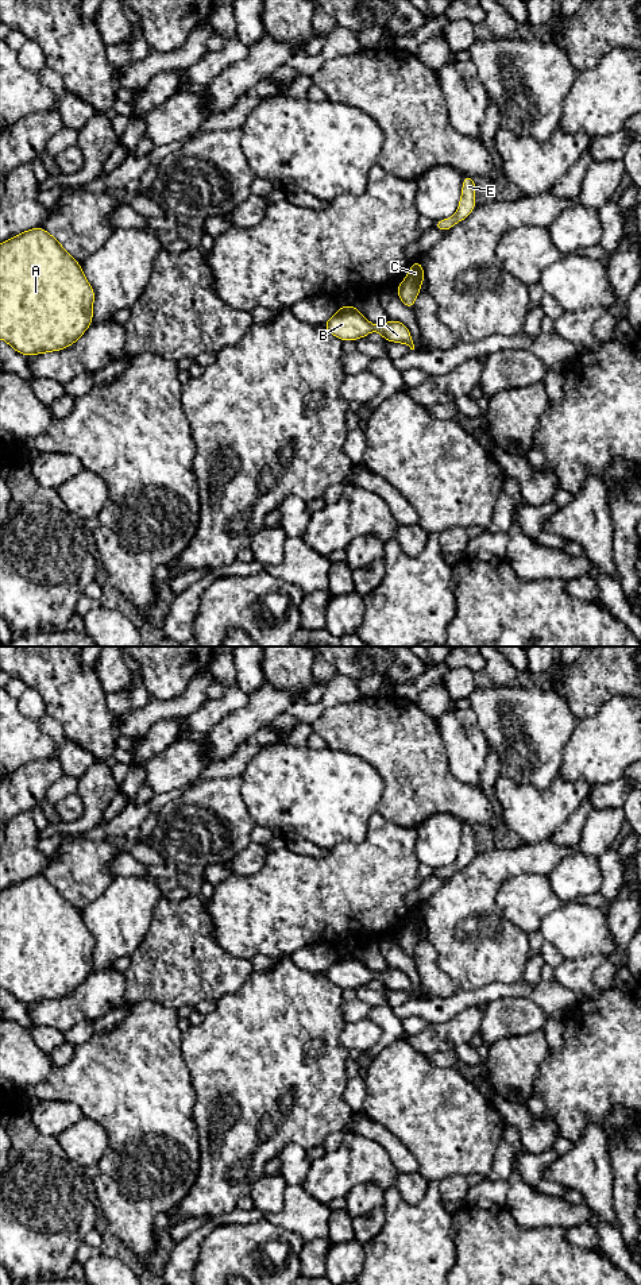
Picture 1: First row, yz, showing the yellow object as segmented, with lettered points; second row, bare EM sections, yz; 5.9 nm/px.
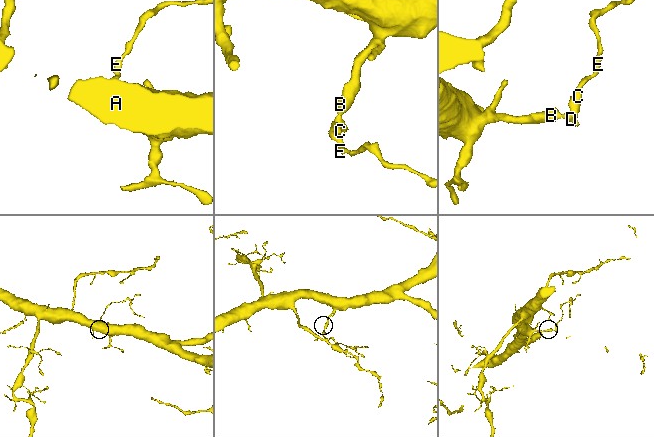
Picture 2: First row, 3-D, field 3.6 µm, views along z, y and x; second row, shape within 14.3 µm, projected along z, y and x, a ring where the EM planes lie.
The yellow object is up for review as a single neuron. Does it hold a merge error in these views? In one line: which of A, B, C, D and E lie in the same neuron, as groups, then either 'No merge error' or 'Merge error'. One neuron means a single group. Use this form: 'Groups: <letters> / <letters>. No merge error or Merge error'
Groups: A B C D E. No merge error

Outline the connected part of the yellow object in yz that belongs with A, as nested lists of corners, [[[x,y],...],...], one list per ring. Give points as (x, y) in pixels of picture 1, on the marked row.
[[[35,227],[0,244],[0,339],[26,356],[59,351],[92,325],[94,290],[81,263],[45,228]]]

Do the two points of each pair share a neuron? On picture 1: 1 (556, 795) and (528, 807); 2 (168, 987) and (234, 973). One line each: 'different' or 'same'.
1: same
2: same

